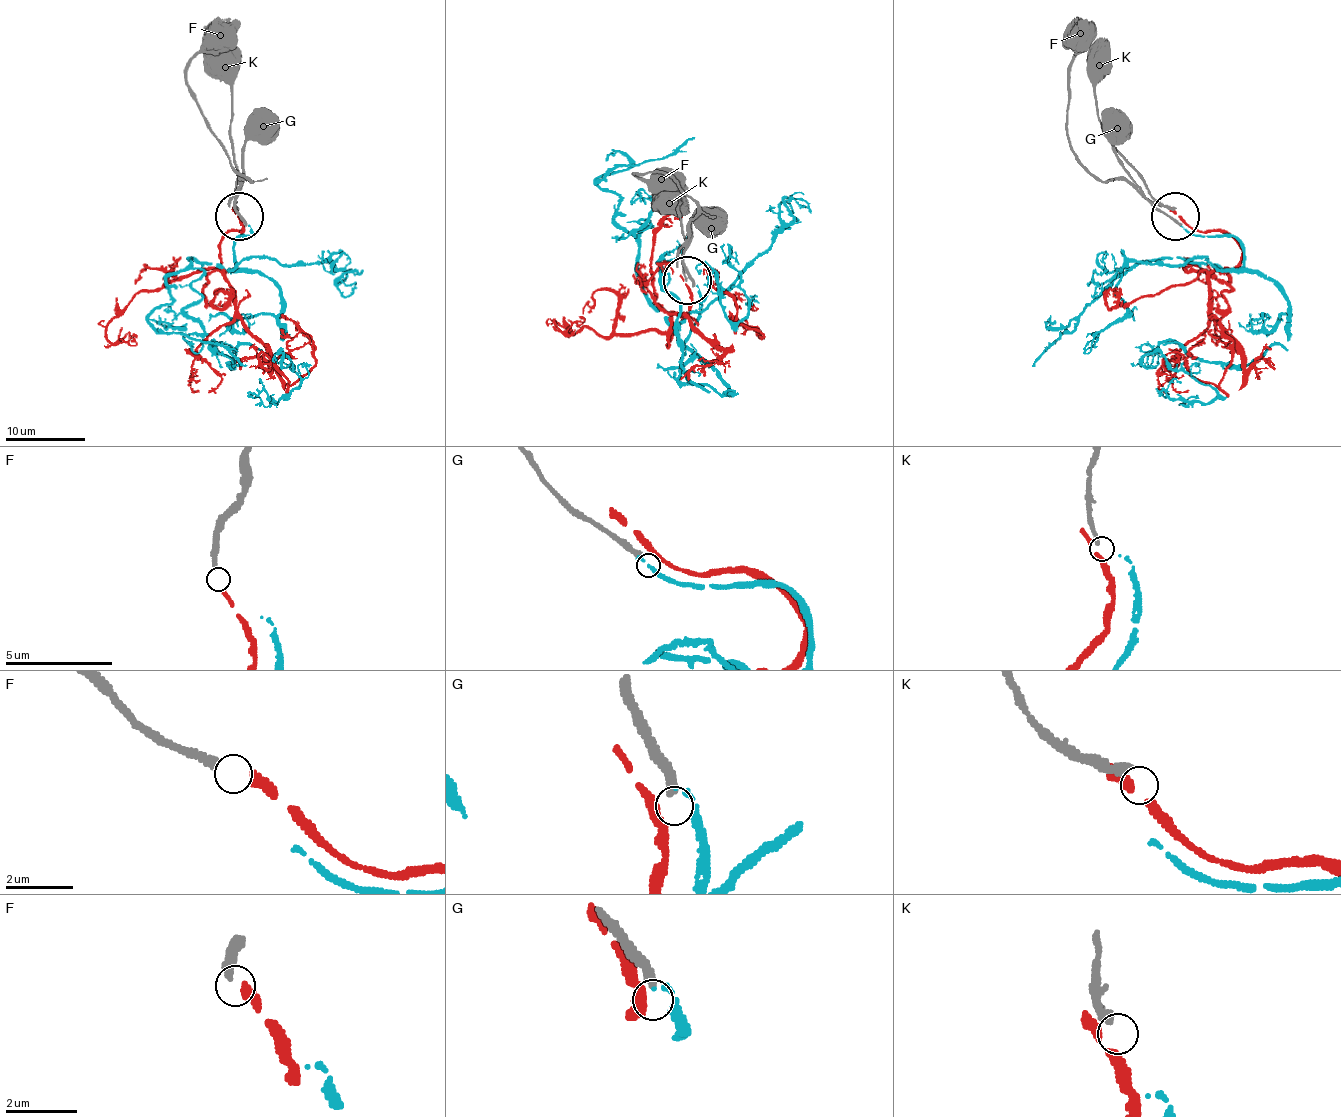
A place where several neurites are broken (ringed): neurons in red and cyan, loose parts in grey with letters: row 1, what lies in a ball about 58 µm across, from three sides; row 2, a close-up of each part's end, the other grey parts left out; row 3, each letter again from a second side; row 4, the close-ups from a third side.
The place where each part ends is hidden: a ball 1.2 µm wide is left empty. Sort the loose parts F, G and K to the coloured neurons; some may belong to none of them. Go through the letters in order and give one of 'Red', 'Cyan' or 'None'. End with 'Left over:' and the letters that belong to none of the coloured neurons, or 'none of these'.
F: Red
G: None
K: None
Left over: G, K

